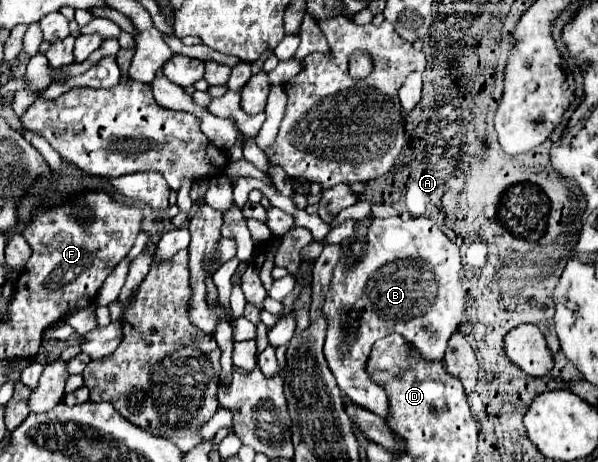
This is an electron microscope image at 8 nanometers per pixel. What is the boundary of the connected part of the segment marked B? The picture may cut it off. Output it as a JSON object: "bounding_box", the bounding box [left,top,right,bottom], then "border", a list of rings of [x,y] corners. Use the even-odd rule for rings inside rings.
{"bounding_box":[324,218,464,416],"border":[[[374,218],[374,224],[370,226],[370,232],[366,236],[366,242],[370,244],[366,260],[354,268],[354,272],[342,272],[342,260],[346,260],[346,248],[344,254],[334,268],[334,278],[326,296],[324,314],[328,318],[328,336],[324,344],[324,354],[328,360],[330,370],[334,372],[340,390],[354,400],[354,404],[362,404],[362,408],[370,408],[374,414],[384,416],[386,414],[386,392],[378,388],[364,372],[366,356],[372,348],[372,344],[388,336],[392,332],[400,332],[402,336],[410,338],[410,344],[422,352],[426,358],[444,358],[446,344],[450,336],[456,332],[456,328],[462,322],[462,298],[464,290],[460,284],[460,248],[434,224],[430,218]]]}

